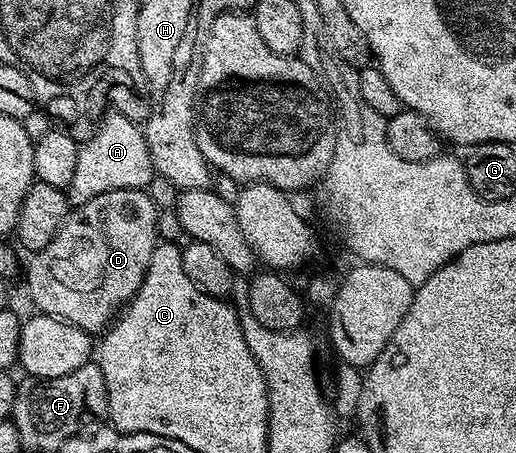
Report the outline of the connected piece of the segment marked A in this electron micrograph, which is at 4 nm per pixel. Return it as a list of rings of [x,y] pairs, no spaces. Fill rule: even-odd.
[[[115,112],[105,113],[103,118],[80,142],[78,165],[74,168],[74,177],[70,179],[66,191],[73,207],[86,204],[86,200],[94,200],[94,196],[102,196],[102,192],[114,192],[118,188],[143,190],[152,183],[154,171],[143,129],[126,116]]]

